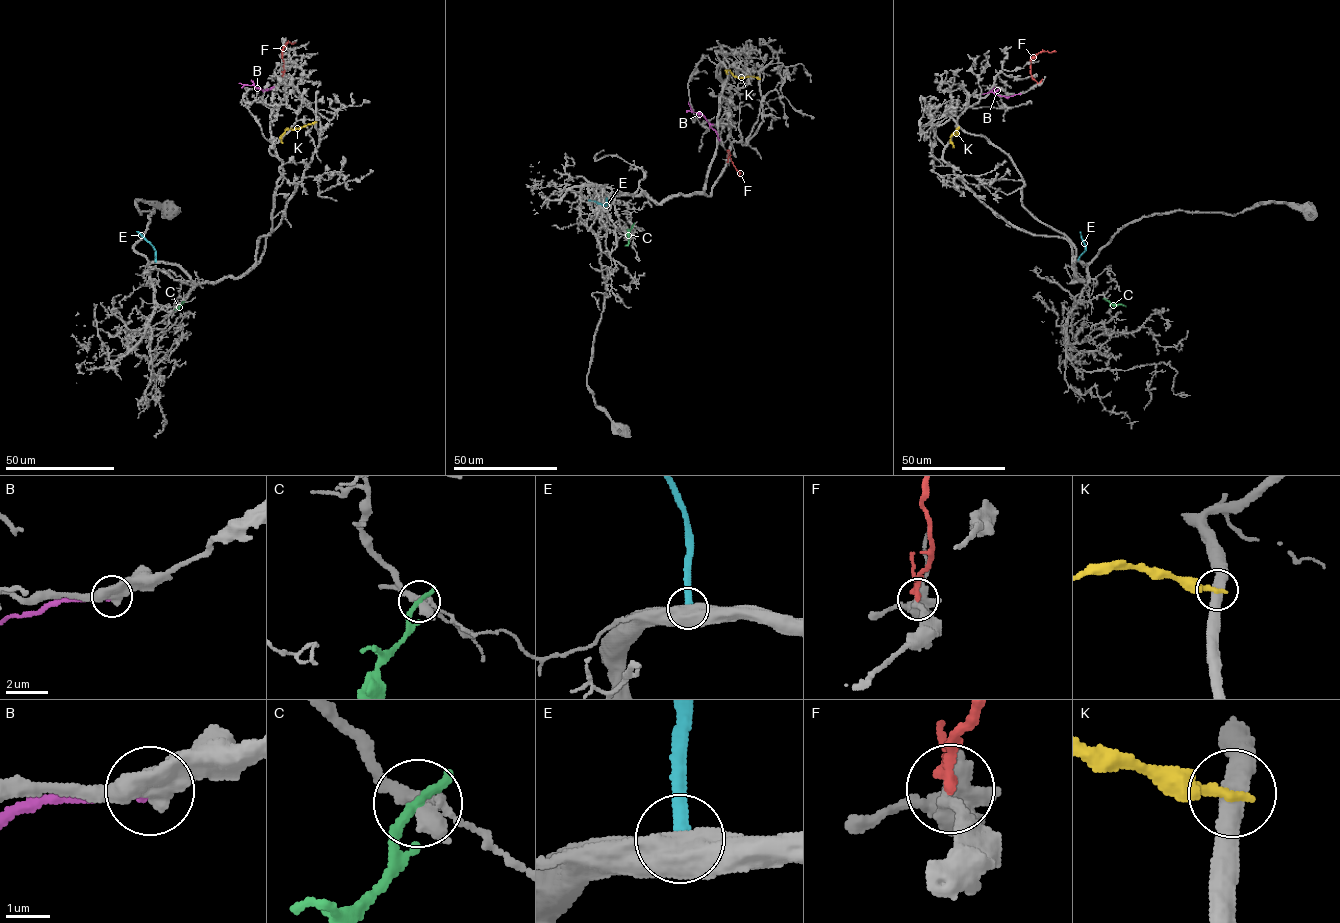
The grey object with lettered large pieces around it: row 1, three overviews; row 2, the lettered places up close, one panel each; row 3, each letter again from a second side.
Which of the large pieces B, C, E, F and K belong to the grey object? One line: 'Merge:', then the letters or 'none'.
Merge: none

